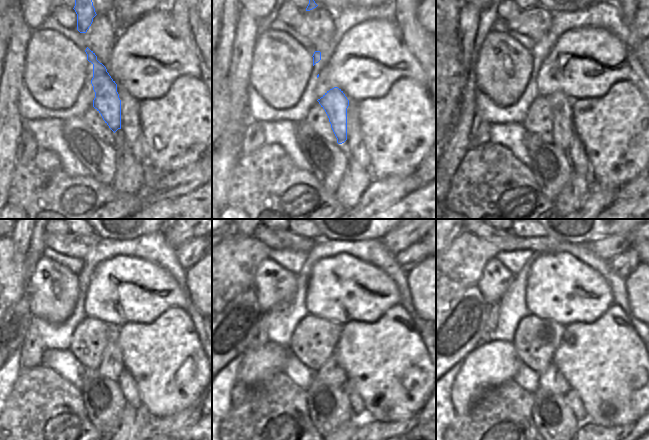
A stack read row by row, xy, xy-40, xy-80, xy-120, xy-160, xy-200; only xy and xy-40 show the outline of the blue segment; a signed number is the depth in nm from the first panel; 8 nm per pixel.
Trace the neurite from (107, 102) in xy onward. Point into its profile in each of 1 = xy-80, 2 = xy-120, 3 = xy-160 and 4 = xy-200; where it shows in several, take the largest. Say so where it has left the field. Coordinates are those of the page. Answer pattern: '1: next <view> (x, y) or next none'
1: next xy-80 (560, 104)
2: next xy-120 (111, 366)
3: next xy-160 (331, 373)
4: next xy-200 (551, 380)

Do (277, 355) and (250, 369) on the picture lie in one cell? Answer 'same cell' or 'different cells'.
same cell

